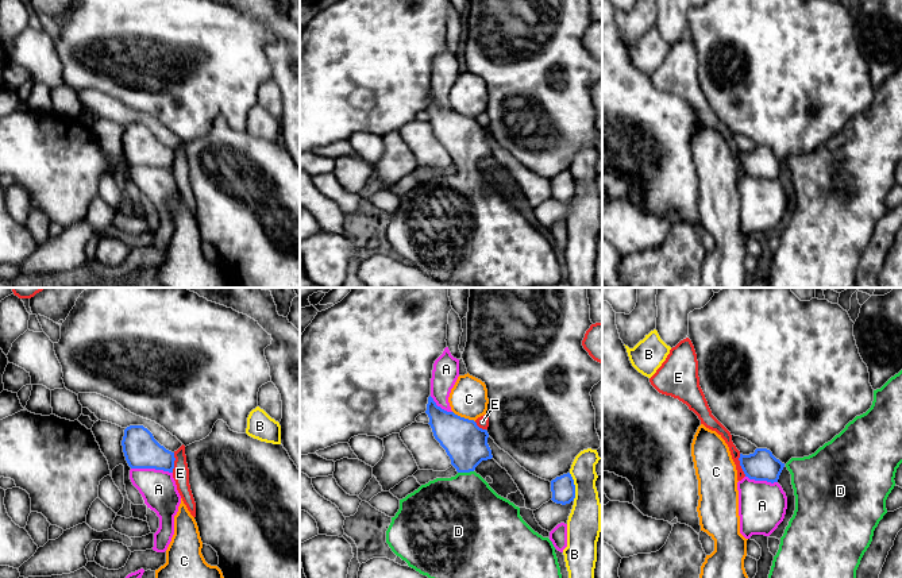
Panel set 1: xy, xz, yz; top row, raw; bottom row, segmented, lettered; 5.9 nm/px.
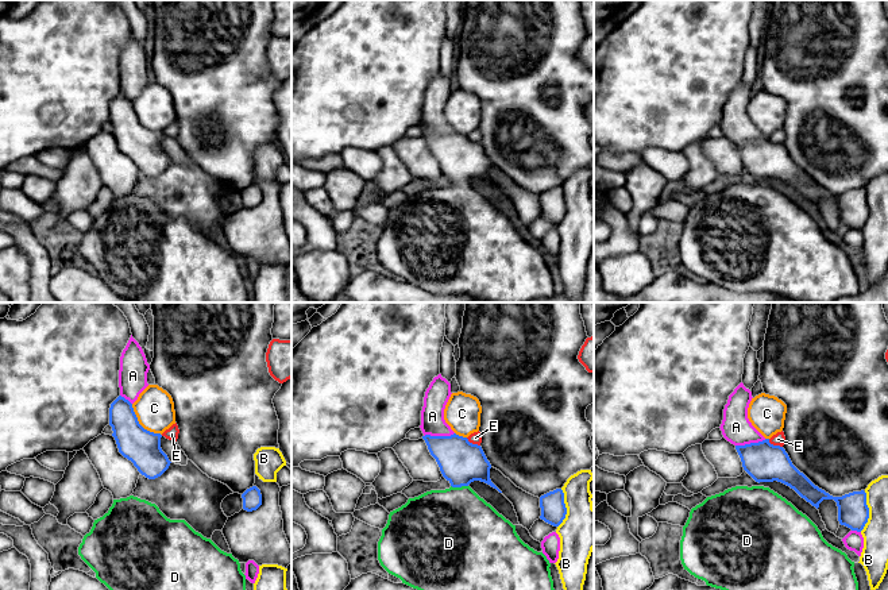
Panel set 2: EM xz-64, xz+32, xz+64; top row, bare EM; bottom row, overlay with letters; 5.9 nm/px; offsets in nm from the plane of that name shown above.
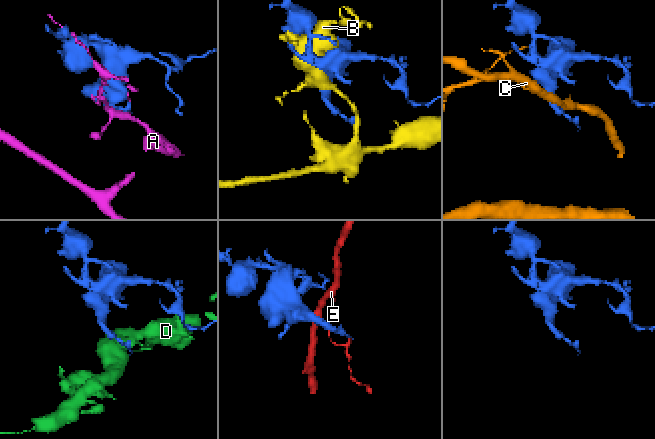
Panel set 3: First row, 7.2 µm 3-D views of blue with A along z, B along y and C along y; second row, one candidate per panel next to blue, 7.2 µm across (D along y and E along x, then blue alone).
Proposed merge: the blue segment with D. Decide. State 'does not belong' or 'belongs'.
belongs

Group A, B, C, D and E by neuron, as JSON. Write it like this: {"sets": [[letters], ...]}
{"sets": [["A"], ["B"], ["C"], ["D"], ["E"]]}

